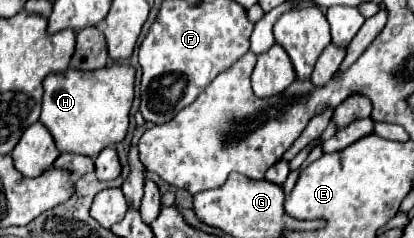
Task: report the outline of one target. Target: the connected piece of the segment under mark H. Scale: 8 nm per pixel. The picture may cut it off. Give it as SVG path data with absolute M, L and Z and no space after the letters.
M110 62L104 70L96 70L96 72L80 72L80 70L68 68L66 72L50 74L44 80L40 122L48 128L48 132L52 134L56 142L56 148L62 154L72 152L72 154L94 158L104 148L124 140L126 130L128 130L128 114L130 114L132 100L134 100L134 68L124 66L124 64L114 64L114 62Z

